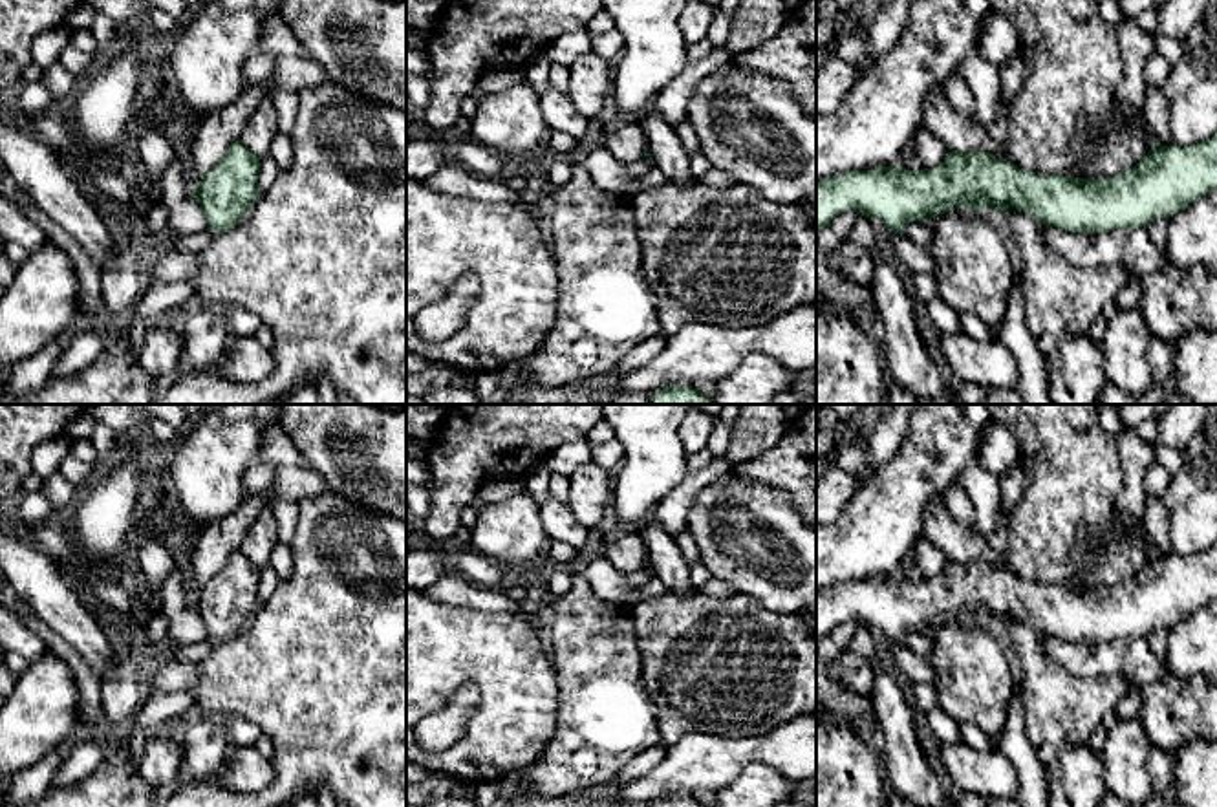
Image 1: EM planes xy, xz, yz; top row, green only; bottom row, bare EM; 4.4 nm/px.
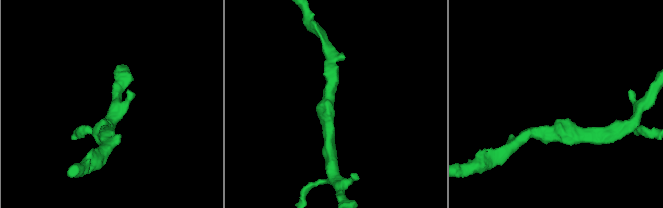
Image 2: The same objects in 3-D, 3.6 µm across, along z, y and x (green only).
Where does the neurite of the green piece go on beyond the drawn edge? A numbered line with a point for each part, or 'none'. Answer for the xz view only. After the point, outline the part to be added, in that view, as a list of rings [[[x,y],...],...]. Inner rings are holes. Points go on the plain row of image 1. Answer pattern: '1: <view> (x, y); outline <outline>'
none

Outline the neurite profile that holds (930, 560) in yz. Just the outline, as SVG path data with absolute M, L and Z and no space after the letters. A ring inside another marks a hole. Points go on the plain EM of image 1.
M921 536L910 553L910 562L915 564L922 578L930 578L939 576L944 571L950 558L928 538Z

